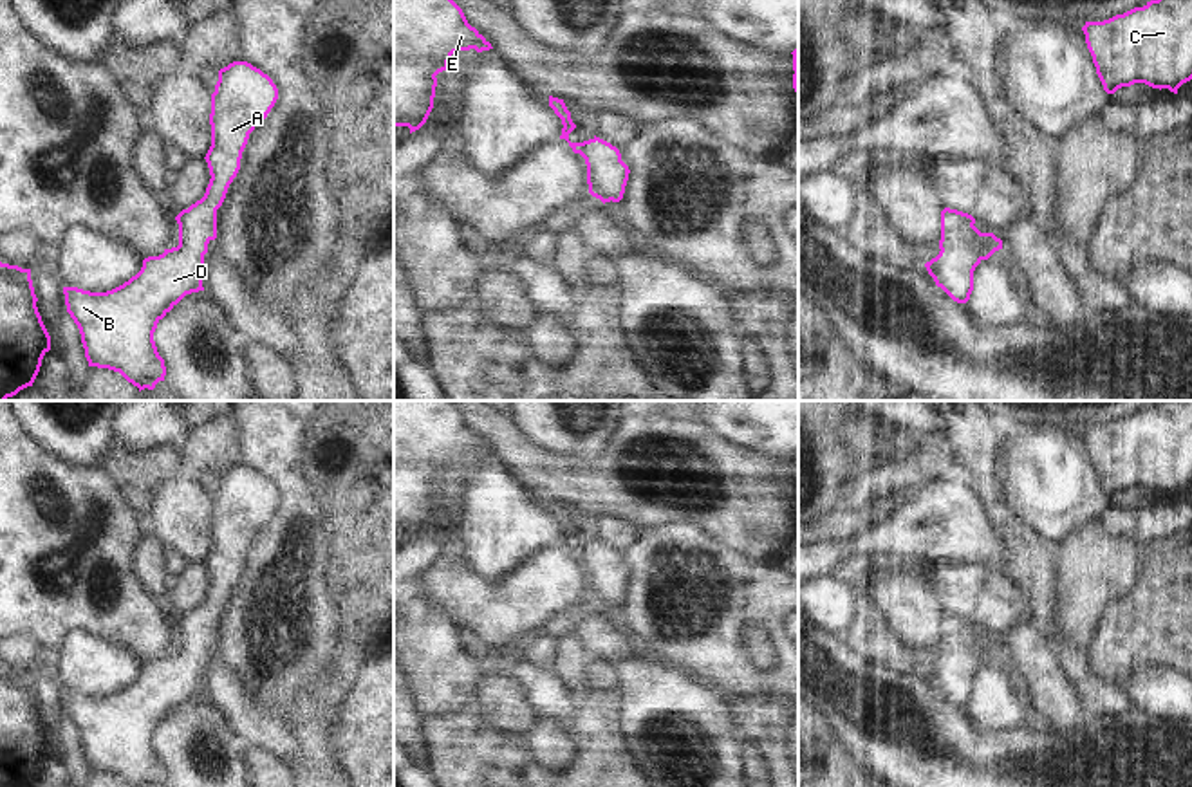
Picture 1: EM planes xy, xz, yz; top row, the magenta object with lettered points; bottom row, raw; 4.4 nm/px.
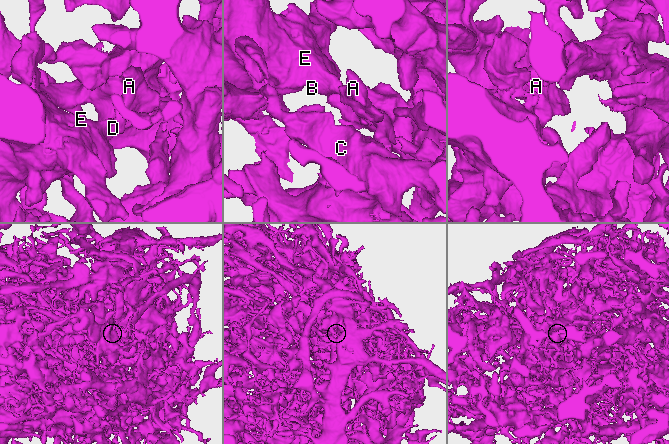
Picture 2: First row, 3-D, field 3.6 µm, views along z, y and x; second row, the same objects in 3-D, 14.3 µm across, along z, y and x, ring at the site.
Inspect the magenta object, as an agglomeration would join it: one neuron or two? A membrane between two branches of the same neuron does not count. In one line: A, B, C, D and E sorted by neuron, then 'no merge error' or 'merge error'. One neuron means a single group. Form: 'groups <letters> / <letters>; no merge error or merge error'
groups A B C D E; no merge error

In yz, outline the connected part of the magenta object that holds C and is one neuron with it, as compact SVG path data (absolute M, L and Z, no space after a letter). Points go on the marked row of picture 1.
M1150 0L1082 31L1107 94L1134 83L1178 94L1192 79L1192 0Z

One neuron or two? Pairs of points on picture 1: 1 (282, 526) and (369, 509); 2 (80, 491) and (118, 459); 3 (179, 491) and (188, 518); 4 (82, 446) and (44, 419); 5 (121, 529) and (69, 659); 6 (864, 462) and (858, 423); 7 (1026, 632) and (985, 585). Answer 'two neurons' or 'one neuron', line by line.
1: two neurons
2: two neurons
3: one neuron
4: one neuron
5: two neurons
6: one neuron
7: two neurons

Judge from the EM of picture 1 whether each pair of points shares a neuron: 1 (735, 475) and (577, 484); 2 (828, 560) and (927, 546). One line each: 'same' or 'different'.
1: same
2: same

